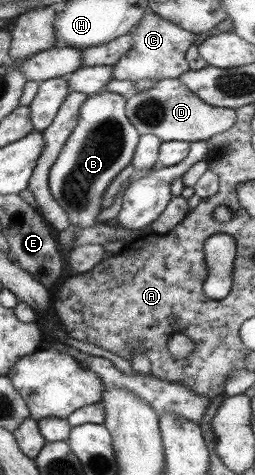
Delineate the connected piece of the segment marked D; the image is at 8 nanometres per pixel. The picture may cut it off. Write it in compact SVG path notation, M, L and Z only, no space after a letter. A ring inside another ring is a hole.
M178 78L159 79L149 90L134 92L126 99L124 113L138 135L152 134L159 138L161 143L206 141L229 129L237 120L235 109L209 106L181 84Z

